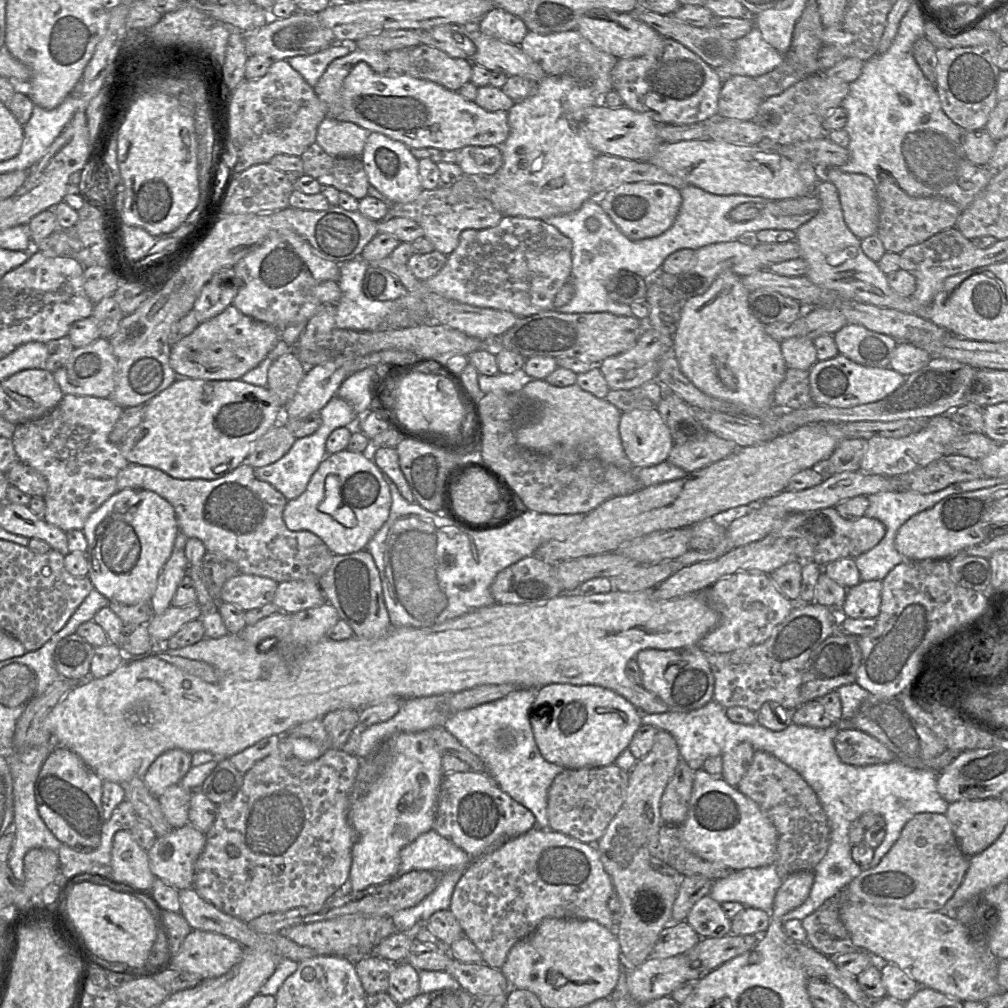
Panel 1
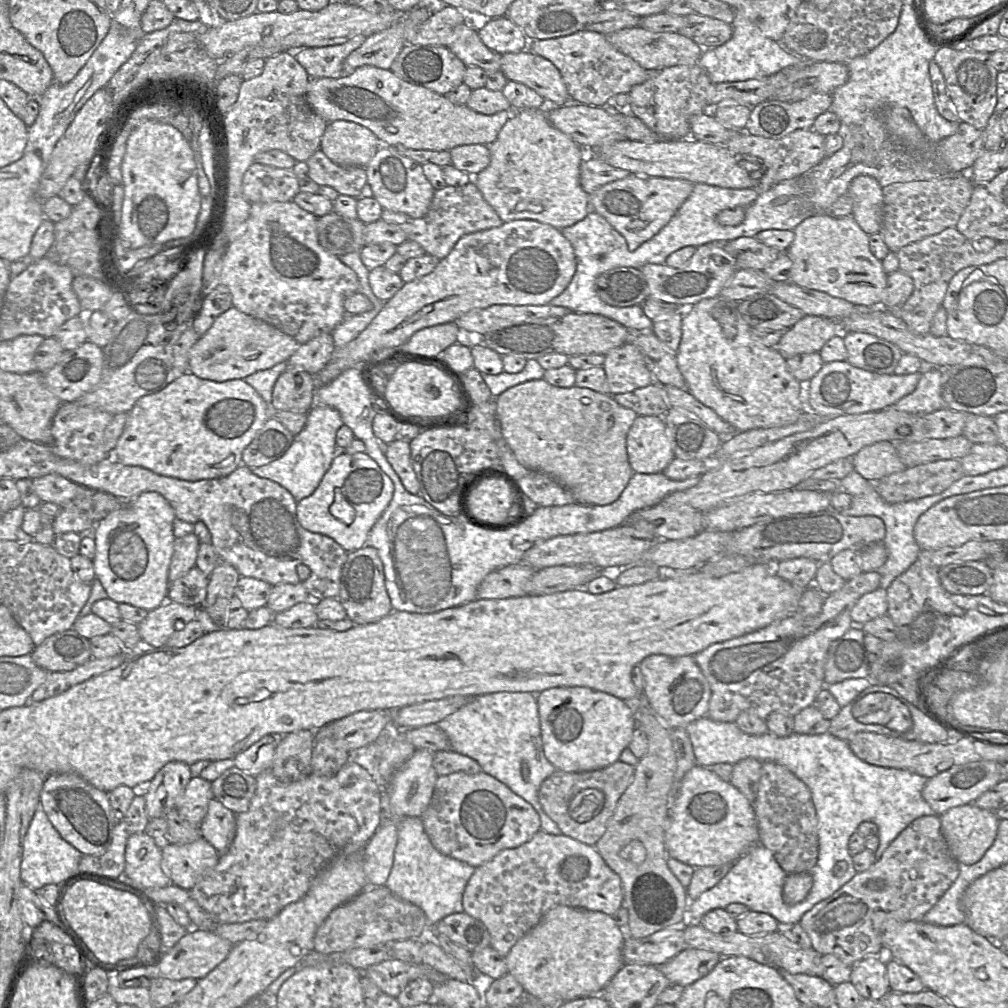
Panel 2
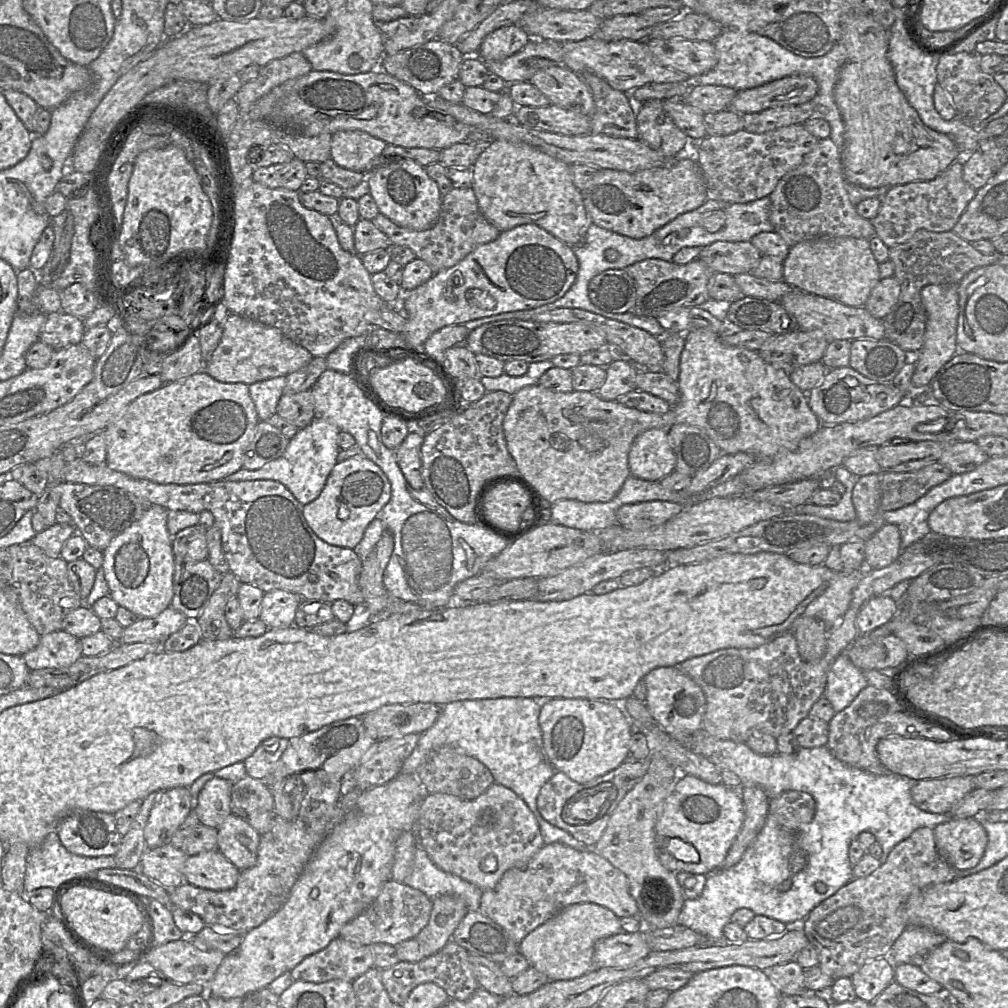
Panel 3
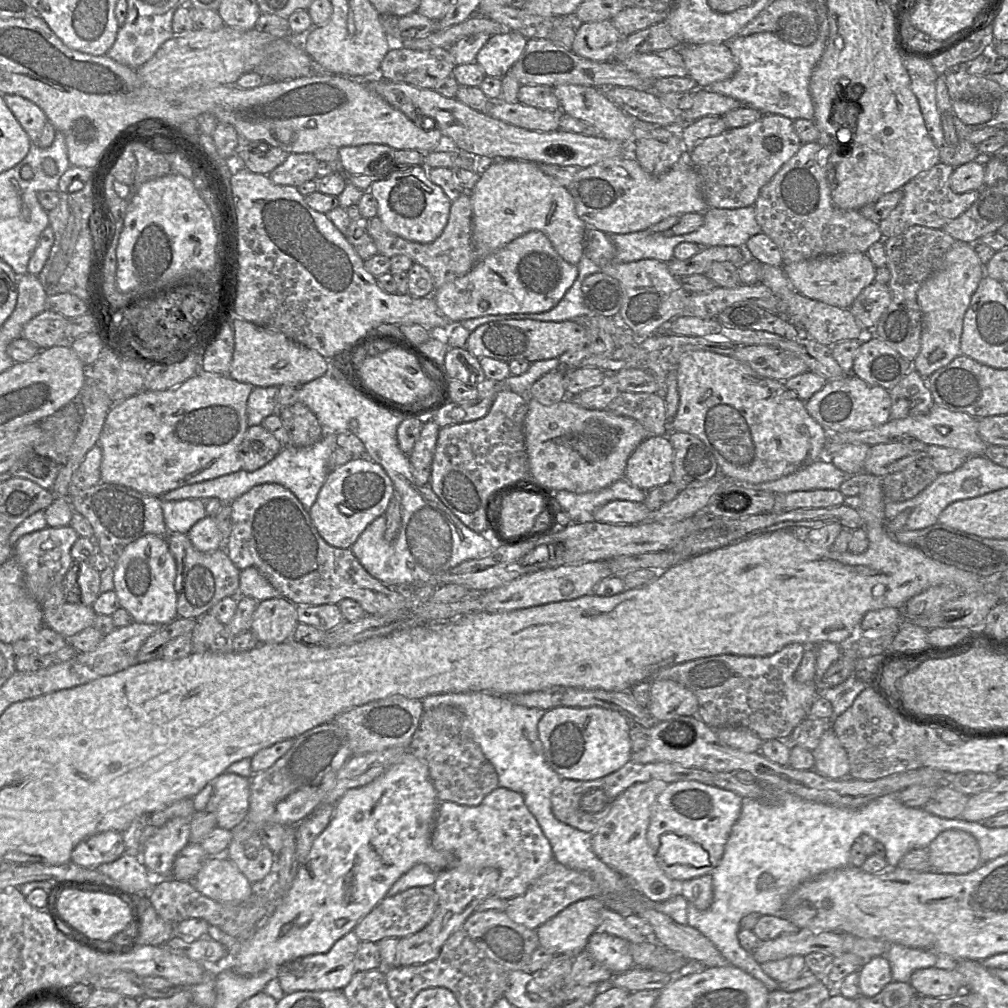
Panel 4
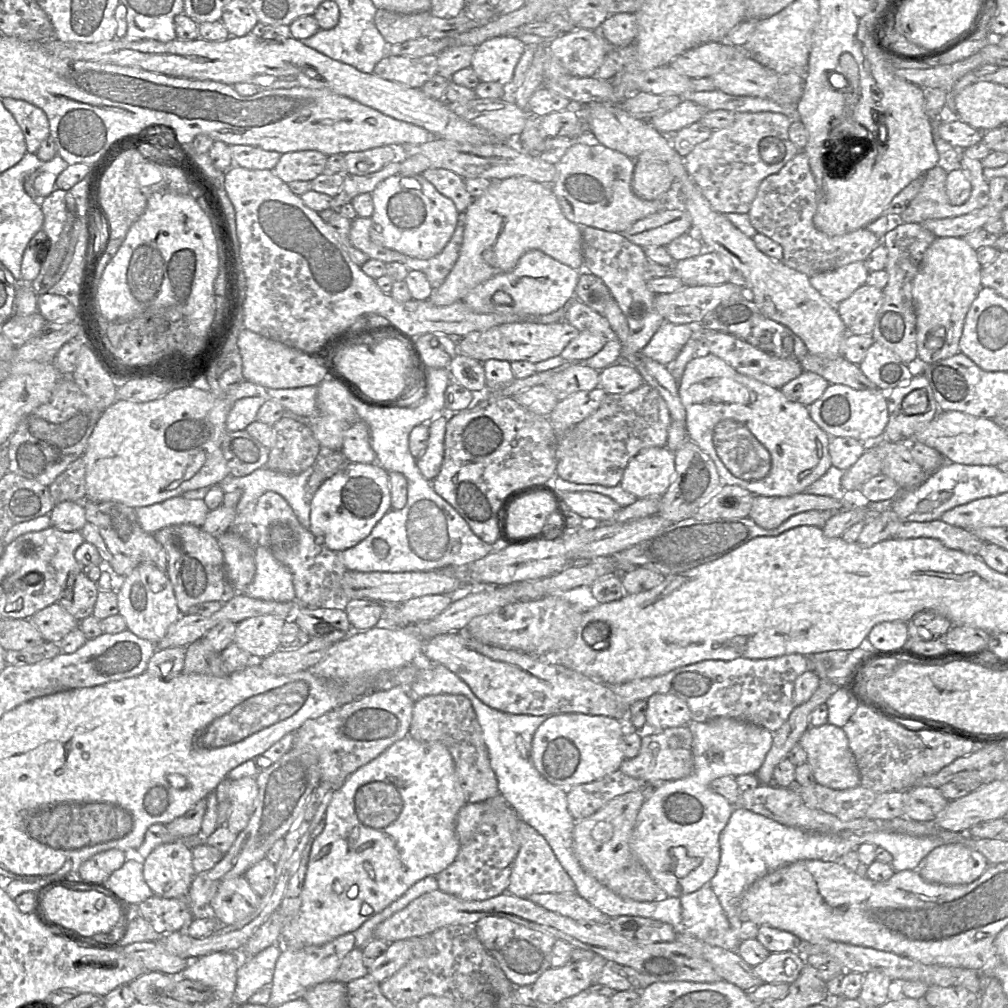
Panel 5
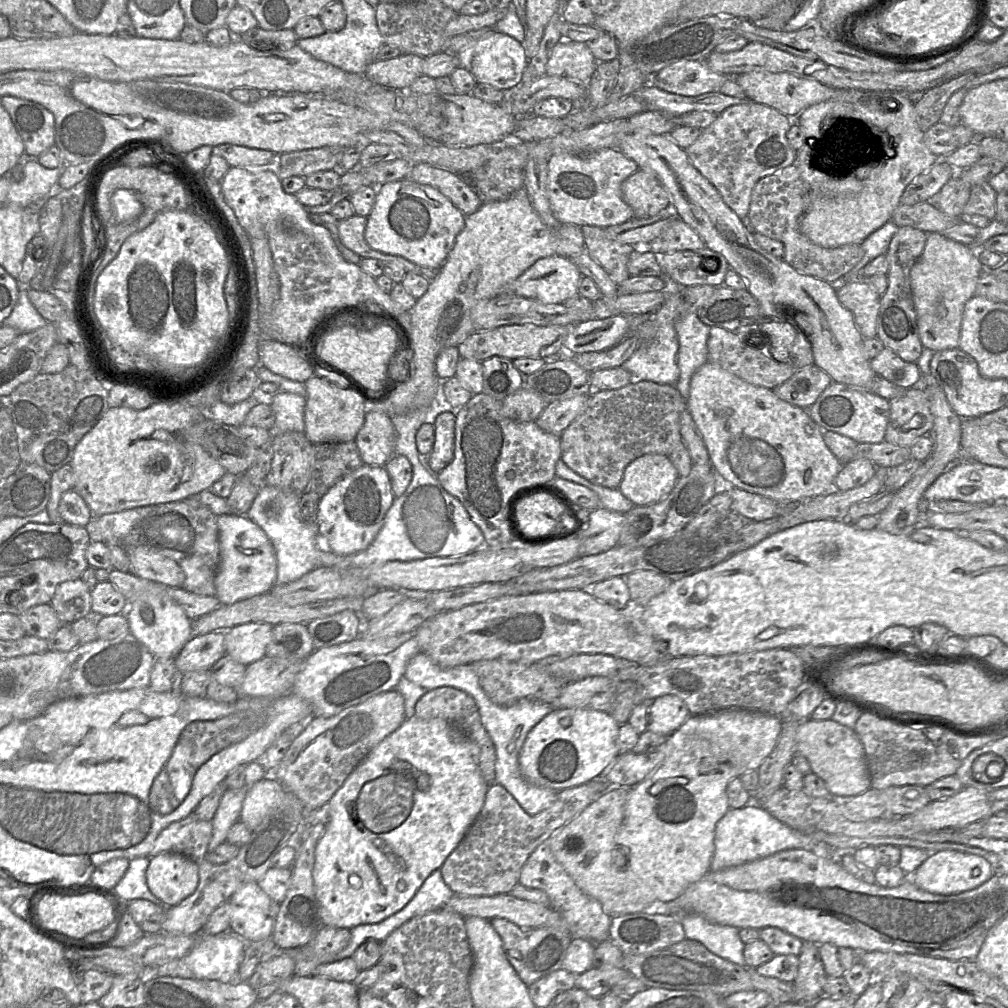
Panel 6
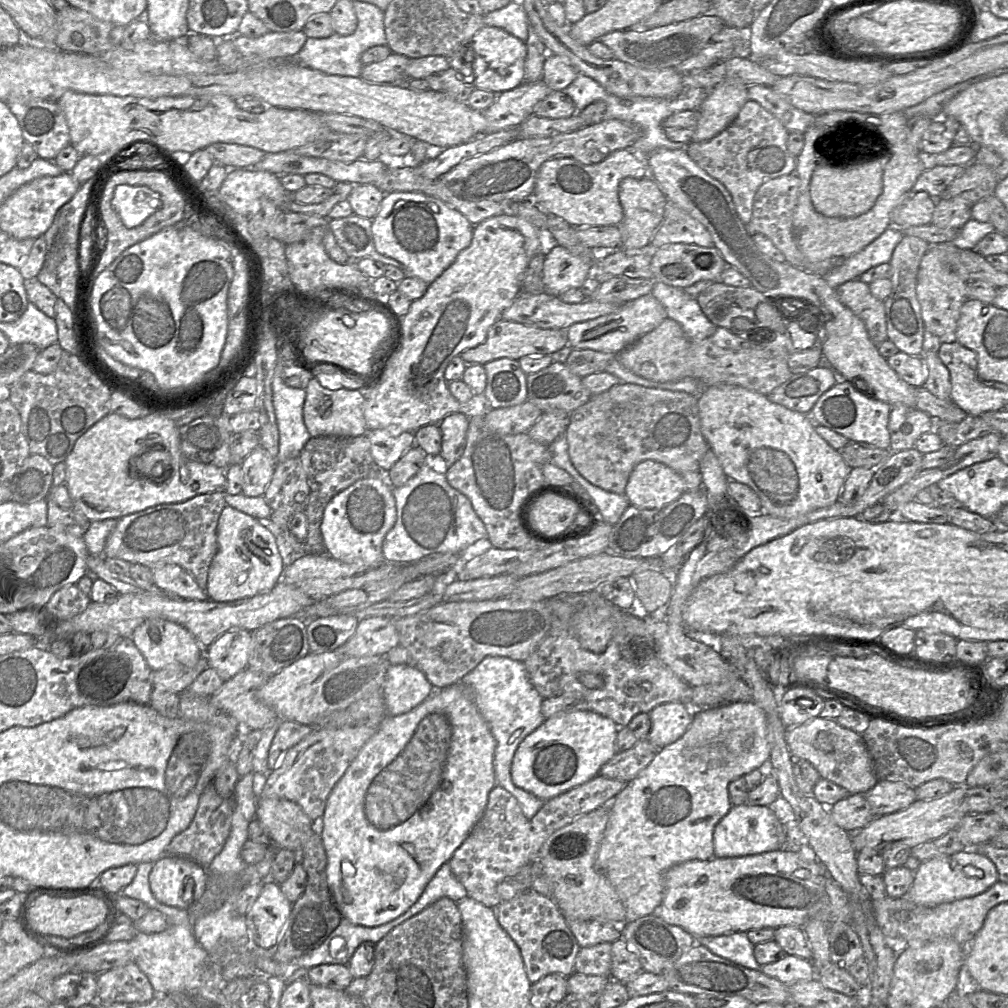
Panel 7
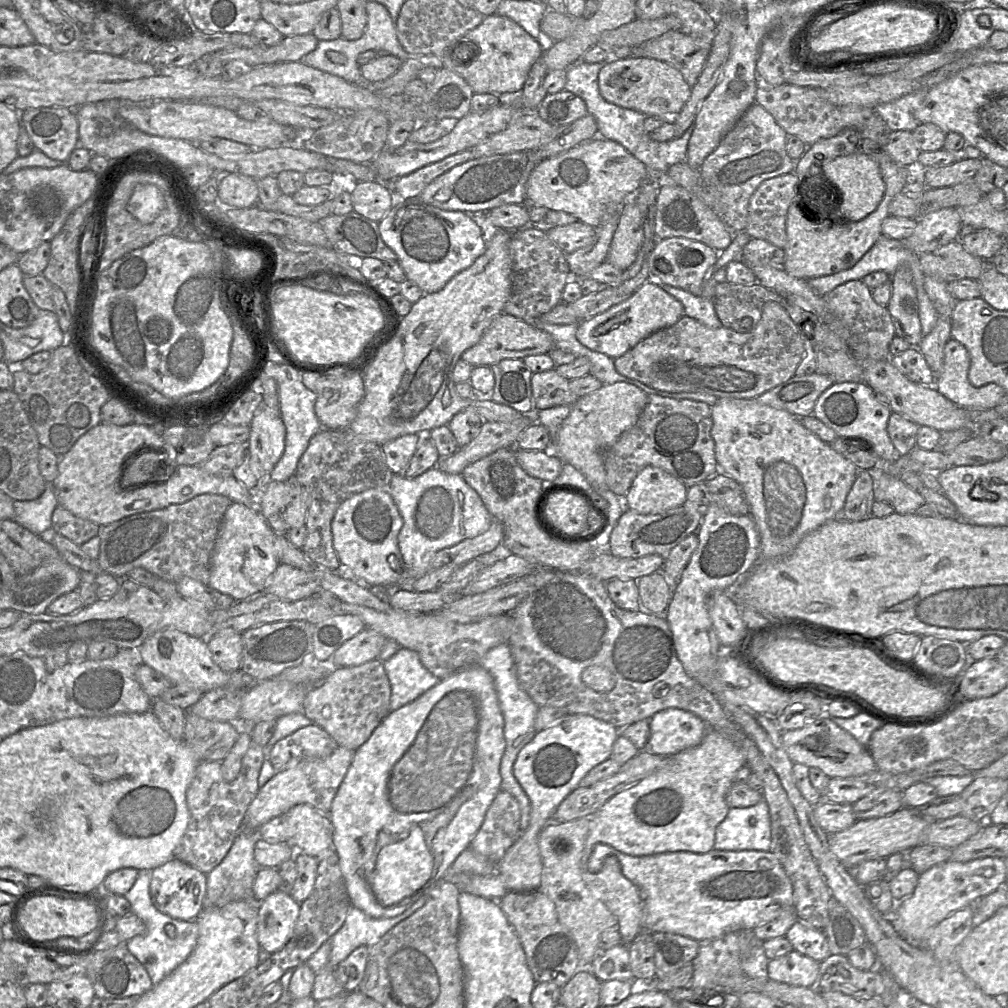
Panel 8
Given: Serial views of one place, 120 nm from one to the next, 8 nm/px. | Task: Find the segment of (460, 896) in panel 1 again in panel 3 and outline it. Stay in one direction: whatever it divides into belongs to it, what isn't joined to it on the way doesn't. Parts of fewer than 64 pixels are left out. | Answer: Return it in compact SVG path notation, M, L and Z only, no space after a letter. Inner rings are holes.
M551 843L544 844L523 867L506 871L493 889L483 891L479 911L504 928L509 936L519 944L527 934L563 908L584 902L604 906L619 919L638 917L639 915L637 903L630 893L628 878L621 870L599 855L593 848L577 850L562 843Z

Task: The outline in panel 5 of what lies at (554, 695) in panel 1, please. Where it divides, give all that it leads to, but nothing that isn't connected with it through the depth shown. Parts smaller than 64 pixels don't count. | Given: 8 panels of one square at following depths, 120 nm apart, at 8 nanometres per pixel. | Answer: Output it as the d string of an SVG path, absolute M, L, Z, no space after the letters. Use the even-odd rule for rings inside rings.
M564 713L547 717L536 729L531 761L539 774L562 789L598 780L617 771L623 762L625 722L601 715Z

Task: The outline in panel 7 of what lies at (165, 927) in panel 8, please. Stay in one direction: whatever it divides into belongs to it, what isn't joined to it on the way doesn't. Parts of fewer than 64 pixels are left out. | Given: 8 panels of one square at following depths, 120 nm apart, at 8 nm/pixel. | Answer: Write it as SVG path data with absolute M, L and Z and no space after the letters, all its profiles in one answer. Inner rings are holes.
M152 862L137 865L133 880L122 889L122 895L141 900L149 908L162 912L168 922L168 928L160 933L147 934L137 932L130 941L133 961L146 975L156 995L193 991L199 988L220 988L220 979L214 967L211 955L198 943L191 923L191 916L187 909L168 906L159 902L149 887L149 873Z

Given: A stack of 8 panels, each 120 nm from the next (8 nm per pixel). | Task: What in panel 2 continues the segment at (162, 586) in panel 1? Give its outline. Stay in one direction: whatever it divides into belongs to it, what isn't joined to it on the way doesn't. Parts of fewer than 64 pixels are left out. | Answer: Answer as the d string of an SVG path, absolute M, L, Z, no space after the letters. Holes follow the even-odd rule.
M194 533L175 538L174 552L169 566L169 583L185 575L196 566L200 540Z

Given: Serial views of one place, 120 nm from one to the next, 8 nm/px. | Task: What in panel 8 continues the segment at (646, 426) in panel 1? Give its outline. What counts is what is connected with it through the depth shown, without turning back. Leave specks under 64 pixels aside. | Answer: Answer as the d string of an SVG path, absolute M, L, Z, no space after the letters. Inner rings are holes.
M646 466L635 477L623 502L625 508L641 514L660 513L685 503L687 489L661 468Z

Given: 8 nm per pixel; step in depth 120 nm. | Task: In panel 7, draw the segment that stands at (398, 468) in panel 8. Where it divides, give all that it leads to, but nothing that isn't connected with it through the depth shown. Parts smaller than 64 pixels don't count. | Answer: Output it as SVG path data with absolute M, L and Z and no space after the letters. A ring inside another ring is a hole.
M386 429L366 433L370 441L370 452L375 463L384 471L392 466L415 445L414 432L389 432Z

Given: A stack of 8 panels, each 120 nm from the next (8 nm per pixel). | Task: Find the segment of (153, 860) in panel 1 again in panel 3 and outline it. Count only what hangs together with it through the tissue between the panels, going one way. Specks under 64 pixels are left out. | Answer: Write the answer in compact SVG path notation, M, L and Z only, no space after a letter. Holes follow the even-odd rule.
M212 850L189 856L183 878L185 883L199 888L225 891L236 886L240 872L220 851Z

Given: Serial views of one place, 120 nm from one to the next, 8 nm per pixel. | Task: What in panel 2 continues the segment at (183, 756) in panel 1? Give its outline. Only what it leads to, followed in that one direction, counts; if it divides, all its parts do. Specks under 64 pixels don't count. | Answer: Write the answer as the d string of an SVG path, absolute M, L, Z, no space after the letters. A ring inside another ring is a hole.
M171 761L163 766L154 778L139 792L145 796L149 819L162 818L175 809L177 799L192 779L190 766L184 762Z

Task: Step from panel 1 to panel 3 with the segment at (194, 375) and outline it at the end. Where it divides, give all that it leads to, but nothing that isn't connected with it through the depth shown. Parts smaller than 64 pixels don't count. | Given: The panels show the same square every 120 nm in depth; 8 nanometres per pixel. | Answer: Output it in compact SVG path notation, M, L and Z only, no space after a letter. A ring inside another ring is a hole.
M230 313L222 338L203 370L220 382L251 385L287 376L307 366L313 357L307 349L288 338L278 328Z

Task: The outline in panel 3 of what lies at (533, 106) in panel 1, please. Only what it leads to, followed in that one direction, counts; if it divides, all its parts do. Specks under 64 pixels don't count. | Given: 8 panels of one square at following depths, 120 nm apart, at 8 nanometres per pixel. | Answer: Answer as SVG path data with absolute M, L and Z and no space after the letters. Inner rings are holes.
M491 140L482 147L472 170L472 189L484 217L500 232L524 224L534 224L569 245L577 246L589 225L582 193L575 187L570 165L526 144L504 140Z

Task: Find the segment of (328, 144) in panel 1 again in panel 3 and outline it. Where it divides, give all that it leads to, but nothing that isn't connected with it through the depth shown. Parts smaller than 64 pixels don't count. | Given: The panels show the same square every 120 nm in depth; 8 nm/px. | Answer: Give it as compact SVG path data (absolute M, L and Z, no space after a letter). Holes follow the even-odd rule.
M359 130L338 131L332 134L331 138L331 159L340 167L345 169L370 173L377 166L388 163L394 159L386 159L383 152L387 143L366 132Z

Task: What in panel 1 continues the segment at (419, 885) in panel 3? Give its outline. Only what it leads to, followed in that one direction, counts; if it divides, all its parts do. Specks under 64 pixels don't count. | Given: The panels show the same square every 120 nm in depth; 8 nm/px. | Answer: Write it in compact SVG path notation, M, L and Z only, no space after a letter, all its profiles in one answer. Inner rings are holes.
M430 830L420 835L413 842L405 846L400 852L398 875L402 875L413 870L430 870L441 873L442 879L435 890L417 905L398 911L393 915L392 919L396 931L408 932L416 923L420 921L427 922L435 912L439 910L449 910L455 886L473 860L474 859L464 850L434 830Z

